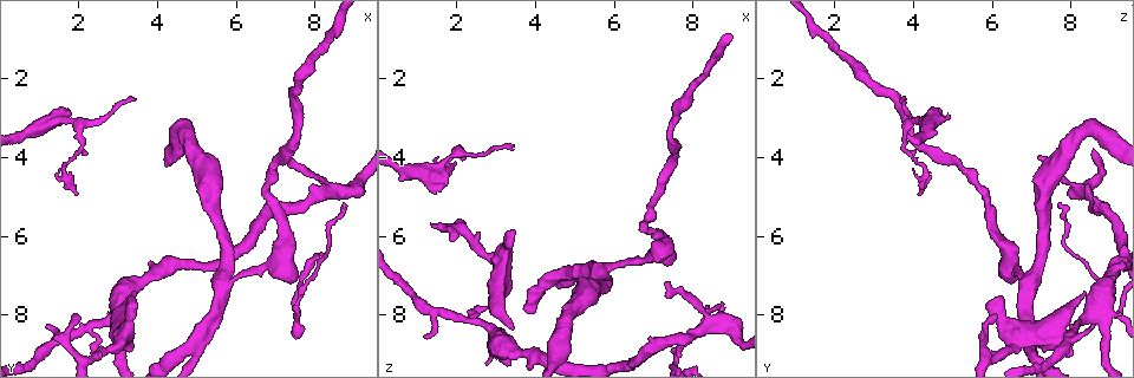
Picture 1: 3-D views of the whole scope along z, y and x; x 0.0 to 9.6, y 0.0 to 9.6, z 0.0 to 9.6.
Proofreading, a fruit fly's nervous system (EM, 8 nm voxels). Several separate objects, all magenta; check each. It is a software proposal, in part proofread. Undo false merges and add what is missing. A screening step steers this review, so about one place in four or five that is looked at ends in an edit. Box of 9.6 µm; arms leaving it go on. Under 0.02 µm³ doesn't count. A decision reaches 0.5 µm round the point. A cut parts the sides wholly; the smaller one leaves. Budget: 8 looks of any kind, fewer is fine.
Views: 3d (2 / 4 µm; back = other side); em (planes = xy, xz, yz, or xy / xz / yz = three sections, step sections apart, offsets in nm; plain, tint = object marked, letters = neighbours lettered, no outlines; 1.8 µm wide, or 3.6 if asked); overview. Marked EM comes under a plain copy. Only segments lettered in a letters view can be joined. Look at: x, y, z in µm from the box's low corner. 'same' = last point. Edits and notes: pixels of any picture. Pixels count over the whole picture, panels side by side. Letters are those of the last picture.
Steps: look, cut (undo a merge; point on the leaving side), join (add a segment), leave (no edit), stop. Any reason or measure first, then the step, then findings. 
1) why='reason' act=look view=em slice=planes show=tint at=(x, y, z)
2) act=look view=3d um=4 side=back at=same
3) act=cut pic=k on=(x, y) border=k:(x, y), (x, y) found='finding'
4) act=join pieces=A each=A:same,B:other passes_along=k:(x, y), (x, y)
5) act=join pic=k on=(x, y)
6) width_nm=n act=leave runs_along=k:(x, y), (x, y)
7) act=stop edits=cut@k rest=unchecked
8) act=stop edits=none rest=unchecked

why='narrows sharply' act=look view=em slice=planes show=letters at=(5.75, 7.15, 6.85)

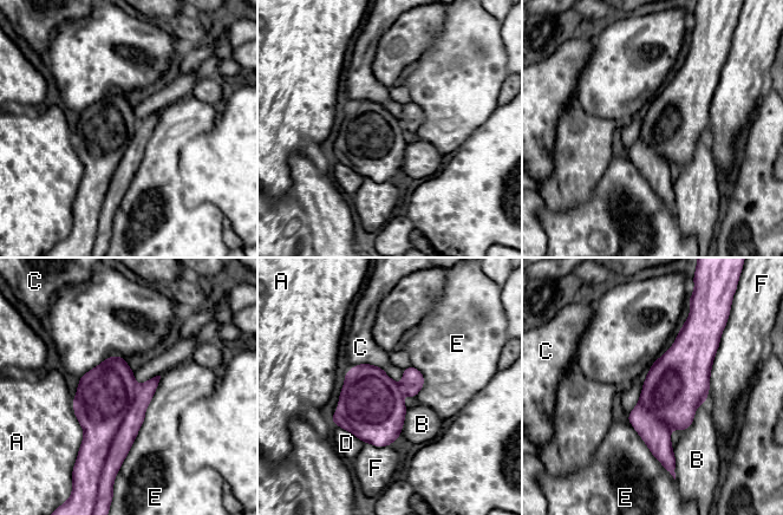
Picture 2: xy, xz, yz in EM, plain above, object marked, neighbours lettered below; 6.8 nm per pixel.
act=leave each=A:other,B:other,C:other,D:other,E:other,F:other border=2:(706, 402), (680, 432) found='one neuron here'

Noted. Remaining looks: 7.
why='branch stops here' act=look view=em slice=xy step=4 show=tint at=(7.45, 4.05, 7.15)

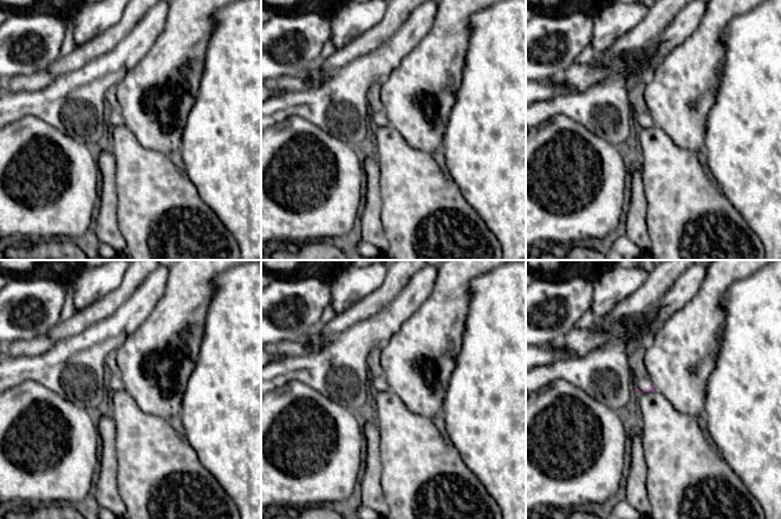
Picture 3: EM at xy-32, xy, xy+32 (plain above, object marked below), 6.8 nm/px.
why='cut it another way' act=look view=em slice=planes show=letters at=same

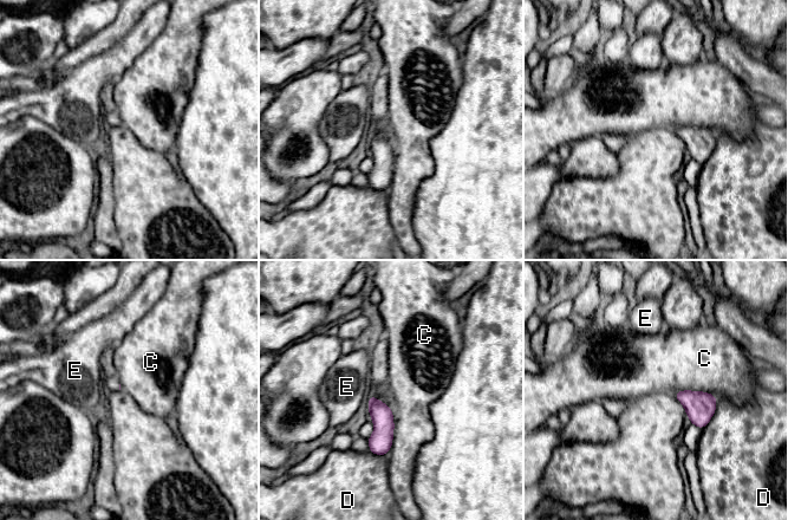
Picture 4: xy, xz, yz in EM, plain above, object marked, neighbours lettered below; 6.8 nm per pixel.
act=leave each=C:other,D:other,E:other found='none of them fits'

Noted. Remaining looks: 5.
why='tapers out' act=look view=em slice=xy step=4 show=letters at=(1.95, 4.95, 4.15)

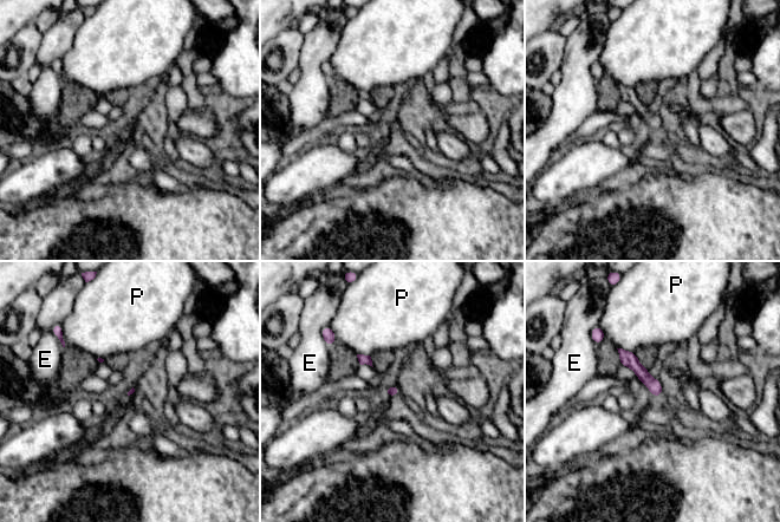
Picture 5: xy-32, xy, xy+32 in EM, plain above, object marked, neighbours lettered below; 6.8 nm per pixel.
why='another direction' act=look view=em slice=planes show=letters at=same

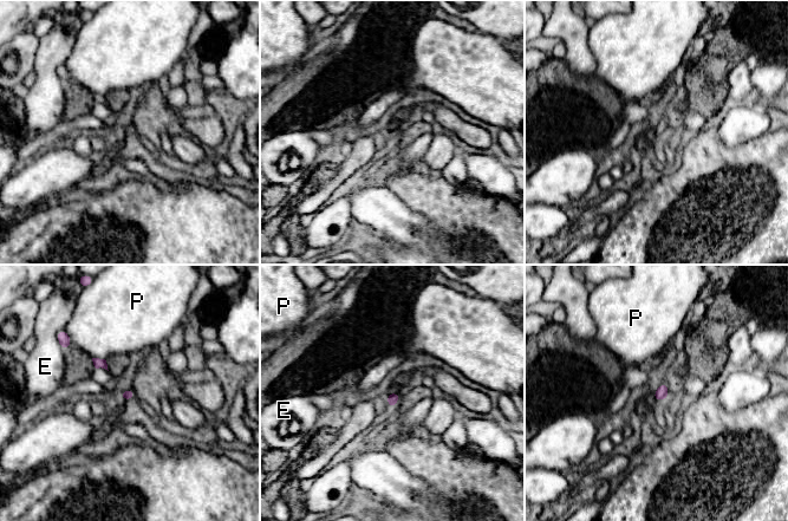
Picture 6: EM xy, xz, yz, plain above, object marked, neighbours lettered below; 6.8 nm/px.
longest_contact=E:100nm act=leave each=E:other,P:other found='none of them fits'

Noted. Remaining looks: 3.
act=stop edits=none rest=unchecked

